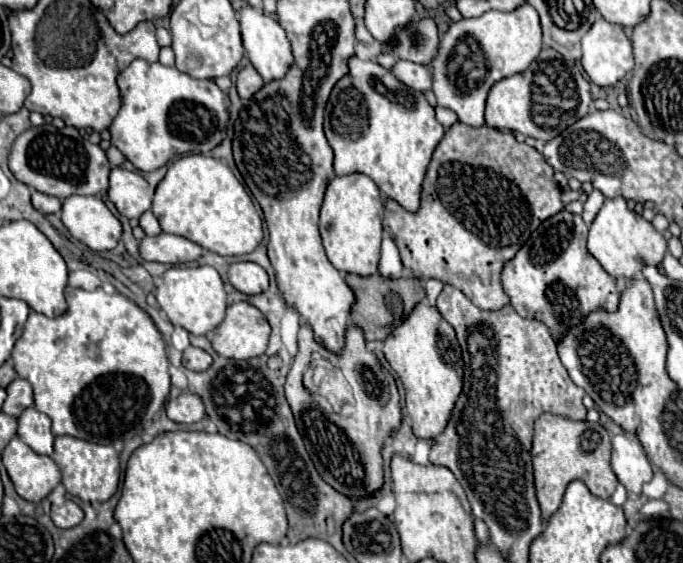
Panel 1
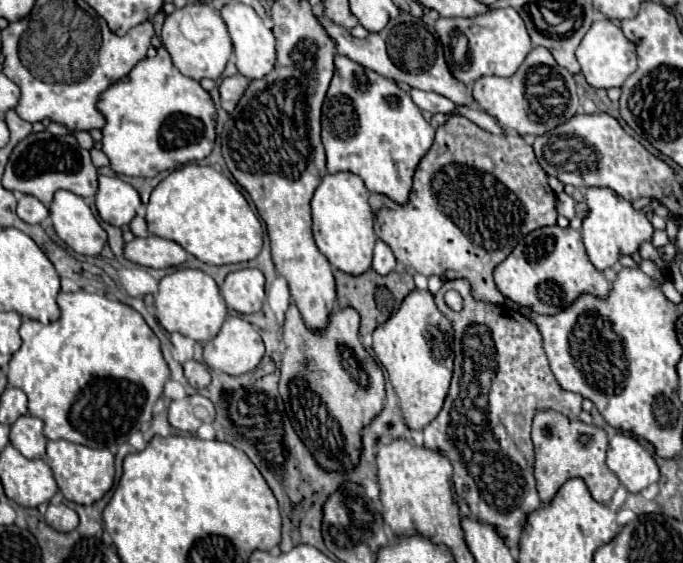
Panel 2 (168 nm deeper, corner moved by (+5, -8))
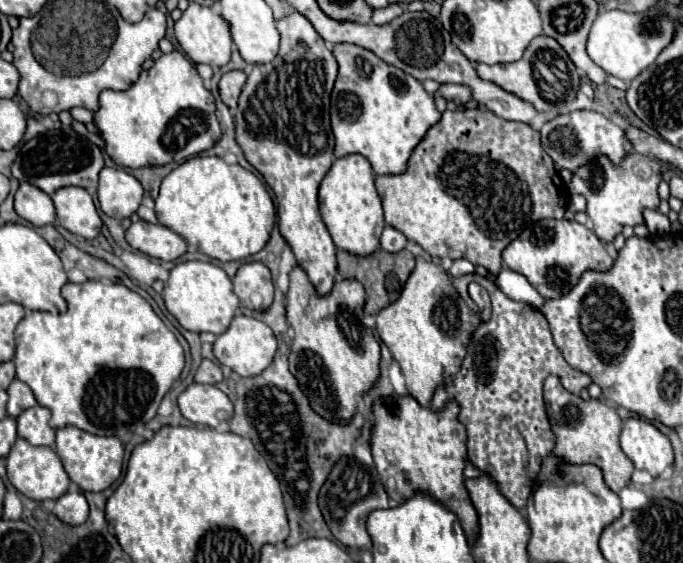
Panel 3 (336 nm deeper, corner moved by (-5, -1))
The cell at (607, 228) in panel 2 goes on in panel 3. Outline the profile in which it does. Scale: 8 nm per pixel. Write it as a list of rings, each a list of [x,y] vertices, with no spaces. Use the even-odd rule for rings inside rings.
[[[630,154],[622,166],[610,164],[606,156],[592,160],[590,164],[578,168],[570,182],[570,192],[586,196],[586,214],[594,224],[594,234],[606,244],[622,234],[624,226],[644,224],[644,210],[658,210],[658,184],[662,182],[660,162],[644,154]]]

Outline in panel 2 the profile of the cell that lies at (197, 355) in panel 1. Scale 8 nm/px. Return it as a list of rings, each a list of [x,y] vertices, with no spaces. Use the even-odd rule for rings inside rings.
[[[186,361],[184,363],[184,375],[188,379],[188,383],[194,387],[194,389],[202,389],[210,383],[210,371],[206,365],[198,363],[198,361]]]

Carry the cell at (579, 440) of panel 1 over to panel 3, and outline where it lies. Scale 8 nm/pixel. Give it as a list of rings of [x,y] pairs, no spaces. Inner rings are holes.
[[[548,376],[544,382],[544,402],[550,414],[552,432],[556,436],[556,446],[552,454],[568,464],[594,464],[602,470],[604,482],[612,492],[620,492],[626,484],[630,484],[630,476],[634,472],[634,464],[622,452],[618,436],[622,430],[622,420],[616,410],[610,410],[606,404],[598,400],[582,400],[576,394],[570,394],[562,388],[556,376]]]

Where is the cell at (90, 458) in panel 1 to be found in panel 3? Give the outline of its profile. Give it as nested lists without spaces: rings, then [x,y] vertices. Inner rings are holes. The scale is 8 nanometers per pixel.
[[[74,426],[58,428],[56,430],[56,454],[60,456],[70,480],[76,482],[80,490],[84,492],[102,492],[108,486],[112,486],[122,474],[124,446],[116,436],[94,436]]]

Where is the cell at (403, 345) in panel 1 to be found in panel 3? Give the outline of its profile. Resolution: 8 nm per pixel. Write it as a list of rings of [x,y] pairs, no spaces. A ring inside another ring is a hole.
[[[416,258],[416,268],[402,290],[402,296],[378,312],[376,332],[392,352],[394,360],[400,364],[408,394],[420,406],[428,408],[436,388],[450,386],[452,378],[458,374],[472,330],[478,326],[478,322],[478,314],[472,312],[454,292],[448,274],[438,264]]]

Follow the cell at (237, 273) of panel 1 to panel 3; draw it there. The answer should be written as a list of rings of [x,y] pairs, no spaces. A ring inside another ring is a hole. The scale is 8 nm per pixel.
[[[246,262],[232,278],[234,294],[248,310],[266,310],[274,300],[270,270],[262,262]]]

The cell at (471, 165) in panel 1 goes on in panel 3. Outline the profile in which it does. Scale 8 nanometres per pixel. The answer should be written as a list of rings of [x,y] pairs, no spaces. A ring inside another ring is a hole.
[[[446,110],[442,120],[430,128],[408,160],[408,170],[396,176],[376,176],[386,224],[400,230],[408,240],[422,246],[432,258],[466,258],[498,276],[502,250],[522,230],[542,218],[564,218],[566,188],[550,156],[540,146],[540,132],[524,122],[502,120],[490,110]]]

